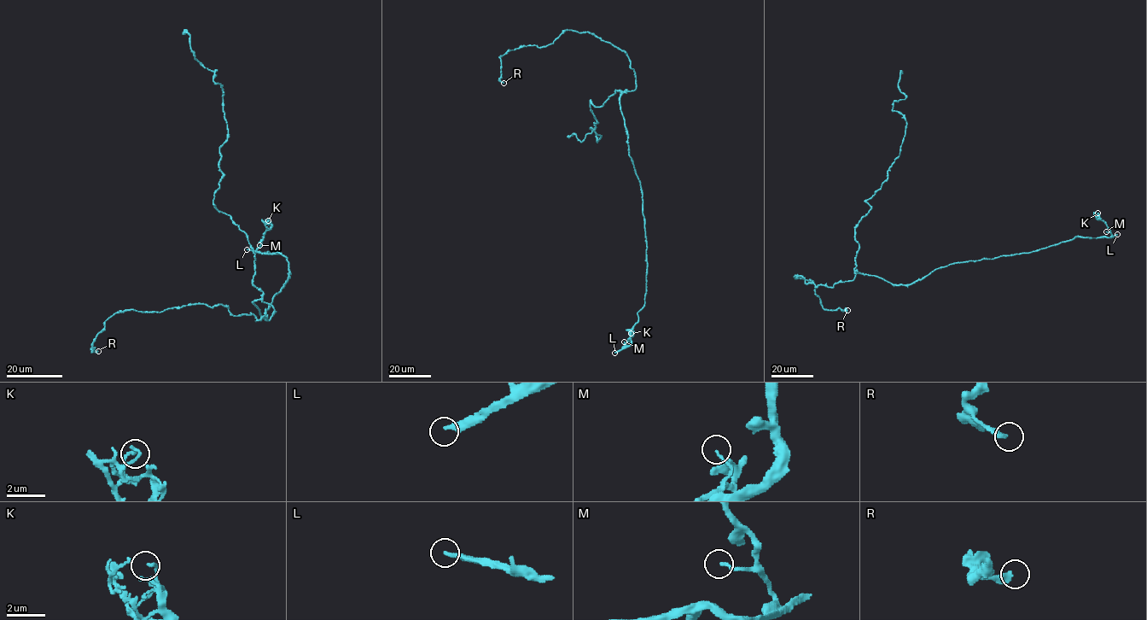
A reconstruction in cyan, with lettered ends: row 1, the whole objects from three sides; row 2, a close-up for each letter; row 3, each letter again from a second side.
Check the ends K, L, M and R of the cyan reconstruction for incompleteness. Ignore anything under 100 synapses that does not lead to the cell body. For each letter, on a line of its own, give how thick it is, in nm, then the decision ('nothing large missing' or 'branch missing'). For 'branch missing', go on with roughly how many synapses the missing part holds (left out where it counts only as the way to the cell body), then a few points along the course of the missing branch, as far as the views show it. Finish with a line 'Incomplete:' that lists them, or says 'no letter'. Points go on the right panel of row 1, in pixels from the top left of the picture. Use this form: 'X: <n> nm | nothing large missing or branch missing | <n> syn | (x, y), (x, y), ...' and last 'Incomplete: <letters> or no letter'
K: 140 nm | nothing large missing
L: 280 nm | branch missing | 130 syn | (1117, 234), (1136, 218), (1138, 207), (1144, 202), (1144, 196)
M: 130 nm | nothing large missing
R: 320 nm | nothing large missing
Incomplete: L

